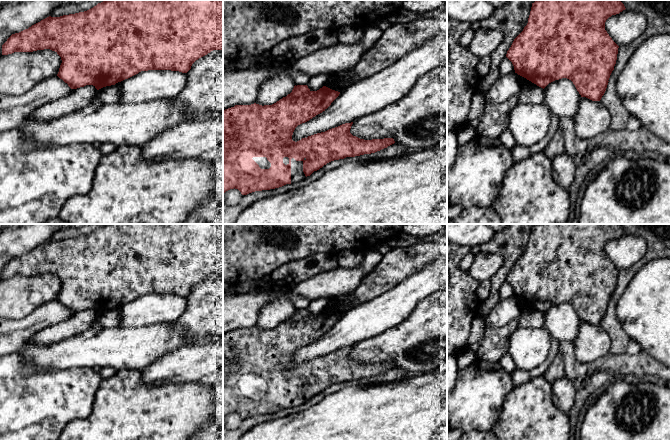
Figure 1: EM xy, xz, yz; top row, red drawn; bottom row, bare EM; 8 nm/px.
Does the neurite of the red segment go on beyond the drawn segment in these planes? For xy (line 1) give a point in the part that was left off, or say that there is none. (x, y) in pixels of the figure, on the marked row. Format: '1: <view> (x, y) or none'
1: none

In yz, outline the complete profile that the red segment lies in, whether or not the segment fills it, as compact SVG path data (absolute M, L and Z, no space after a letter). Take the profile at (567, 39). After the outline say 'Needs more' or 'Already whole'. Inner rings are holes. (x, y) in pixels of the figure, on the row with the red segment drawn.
M536 0L534 3L532 3L527 25L524 27L523 31L514 39L511 47L507 51L506 57L512 62L515 73L543 89L549 83L555 80L567 78L573 82L581 97L586 97L592 101L600 101L606 91L610 75L614 70L619 48L619 46L612 40L612 38L605 30L605 22L612 15L619 14L625 9L626 8L624 4L620 0Z. Already whole

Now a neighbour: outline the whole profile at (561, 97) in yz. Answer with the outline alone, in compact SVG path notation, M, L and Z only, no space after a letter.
M562 78L549 83L544 88L542 104L559 118L573 118L578 111L580 98L581 95L573 82Z

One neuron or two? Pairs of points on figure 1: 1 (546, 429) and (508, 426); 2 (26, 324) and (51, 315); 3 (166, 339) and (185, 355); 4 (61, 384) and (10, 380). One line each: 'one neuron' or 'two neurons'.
1: one neuron
2: one neuron
3: two neurons
4: one neuron

